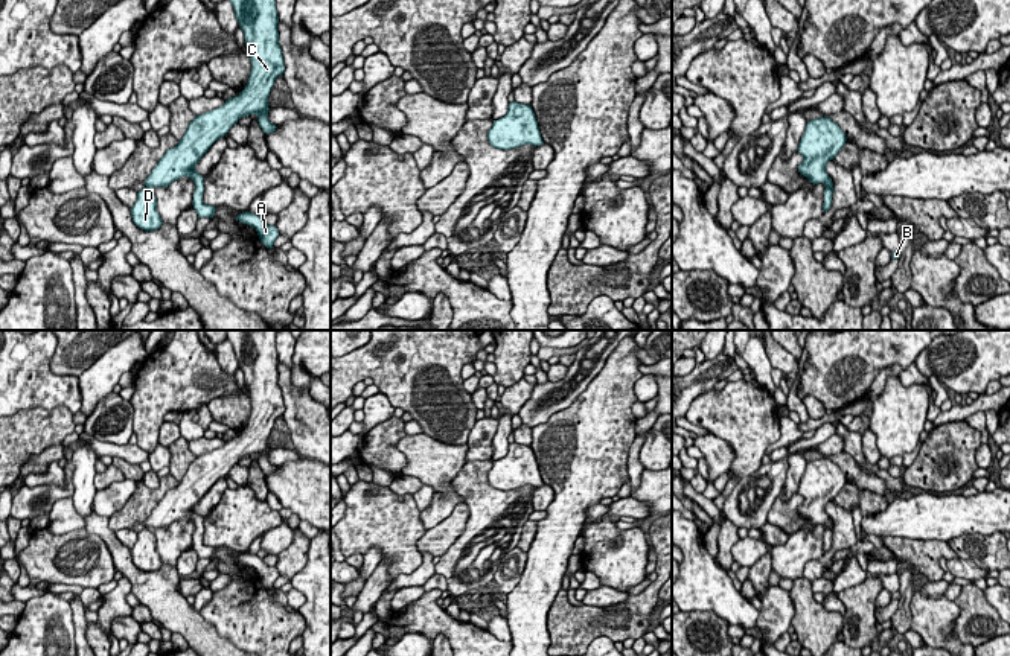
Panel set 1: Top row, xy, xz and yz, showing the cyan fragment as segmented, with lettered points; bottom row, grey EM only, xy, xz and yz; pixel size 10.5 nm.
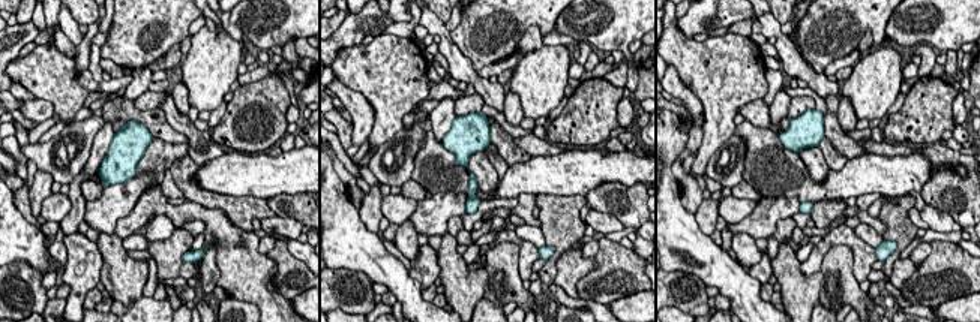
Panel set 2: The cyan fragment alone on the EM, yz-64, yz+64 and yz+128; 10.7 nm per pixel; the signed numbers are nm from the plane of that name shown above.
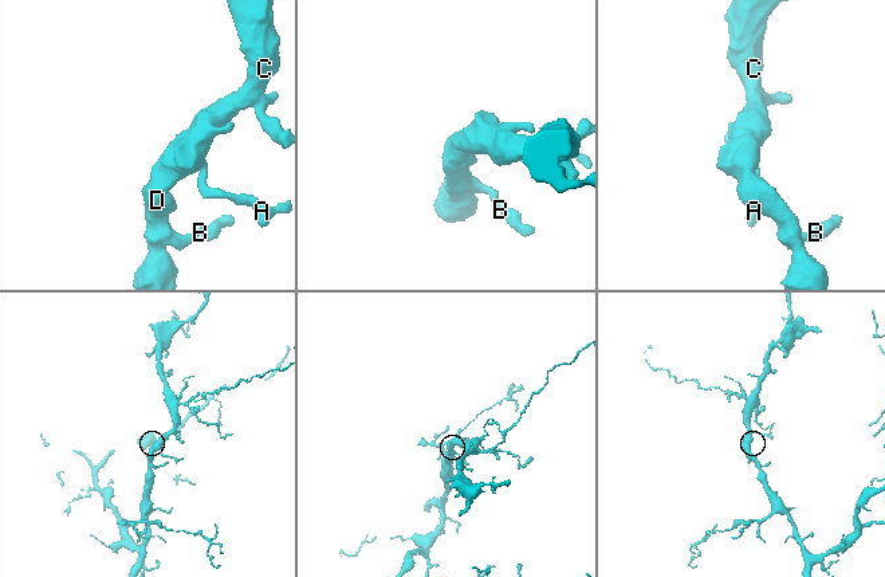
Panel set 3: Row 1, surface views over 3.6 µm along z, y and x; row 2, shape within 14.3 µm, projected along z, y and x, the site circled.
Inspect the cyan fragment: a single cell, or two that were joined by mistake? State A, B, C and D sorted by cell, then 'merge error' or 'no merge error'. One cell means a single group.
A / B C D; merge error

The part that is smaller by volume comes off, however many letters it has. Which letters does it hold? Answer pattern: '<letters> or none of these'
A

